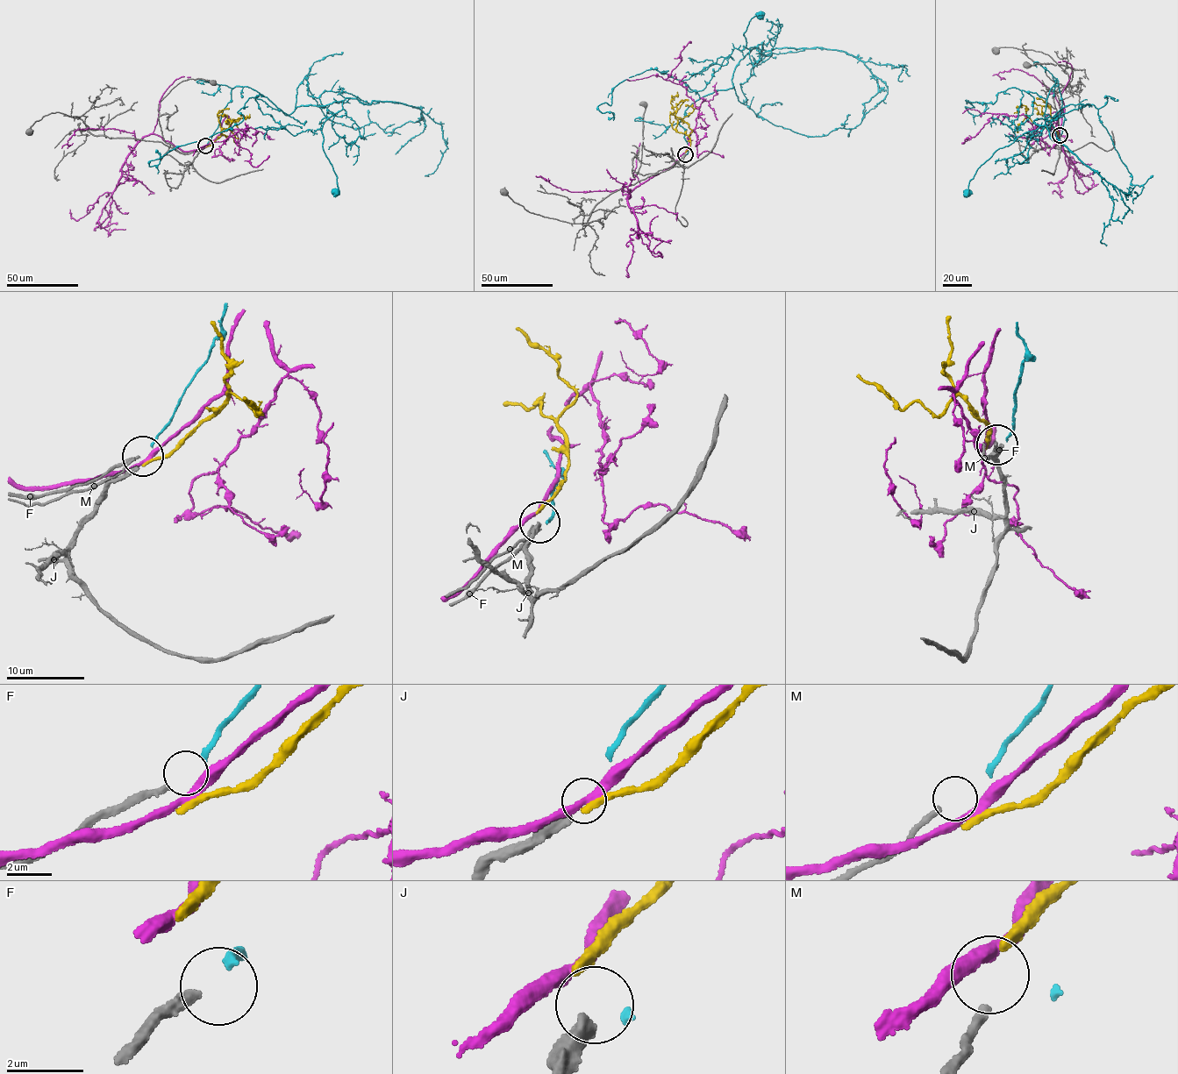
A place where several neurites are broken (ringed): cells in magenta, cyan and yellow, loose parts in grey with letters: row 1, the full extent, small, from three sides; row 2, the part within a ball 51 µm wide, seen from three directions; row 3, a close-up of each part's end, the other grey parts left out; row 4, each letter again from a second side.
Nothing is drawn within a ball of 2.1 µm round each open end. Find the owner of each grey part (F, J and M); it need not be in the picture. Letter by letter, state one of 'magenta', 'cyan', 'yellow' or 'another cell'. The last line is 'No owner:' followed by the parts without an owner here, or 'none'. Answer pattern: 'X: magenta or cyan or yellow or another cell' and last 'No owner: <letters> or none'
F: another cell
J: another cell
M: another cell
No owner: F, J, M

